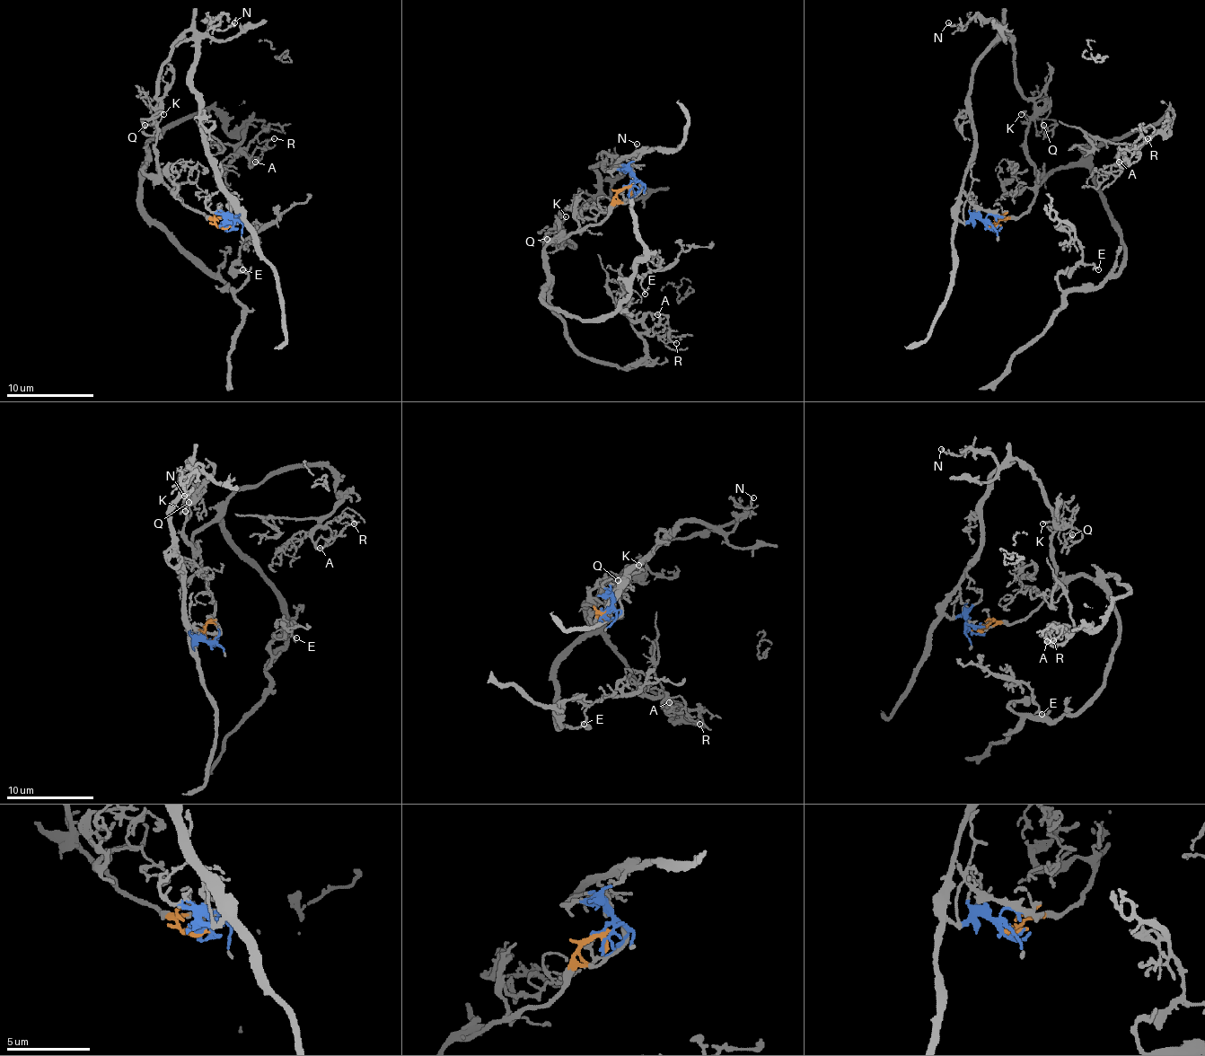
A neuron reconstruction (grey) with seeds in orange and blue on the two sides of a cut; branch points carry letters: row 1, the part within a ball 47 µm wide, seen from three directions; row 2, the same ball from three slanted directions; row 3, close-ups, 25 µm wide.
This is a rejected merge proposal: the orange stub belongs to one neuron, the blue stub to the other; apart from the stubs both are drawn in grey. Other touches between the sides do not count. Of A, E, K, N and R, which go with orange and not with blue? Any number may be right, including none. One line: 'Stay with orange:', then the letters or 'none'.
Stay with orange: A, E, K, R

